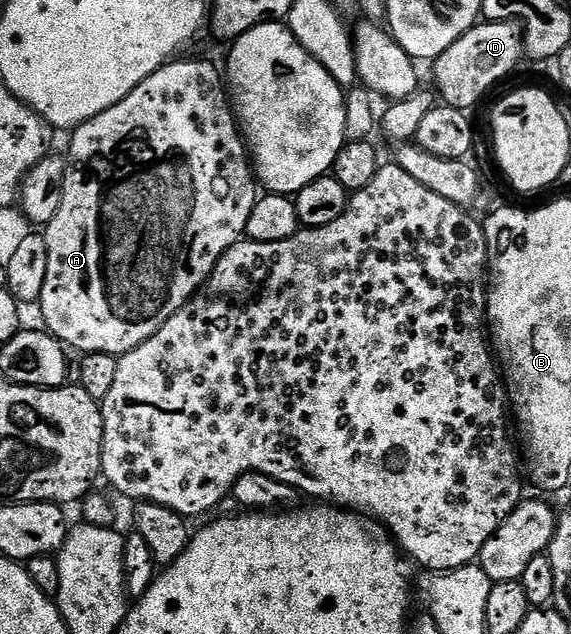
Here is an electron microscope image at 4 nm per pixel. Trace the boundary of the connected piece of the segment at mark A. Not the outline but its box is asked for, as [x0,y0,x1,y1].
[39,60,259,355]

